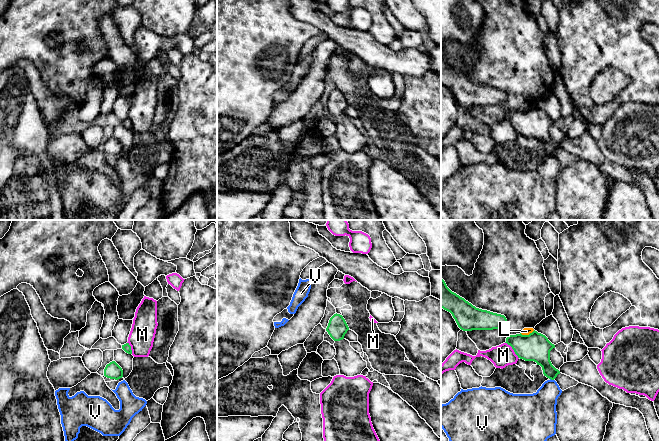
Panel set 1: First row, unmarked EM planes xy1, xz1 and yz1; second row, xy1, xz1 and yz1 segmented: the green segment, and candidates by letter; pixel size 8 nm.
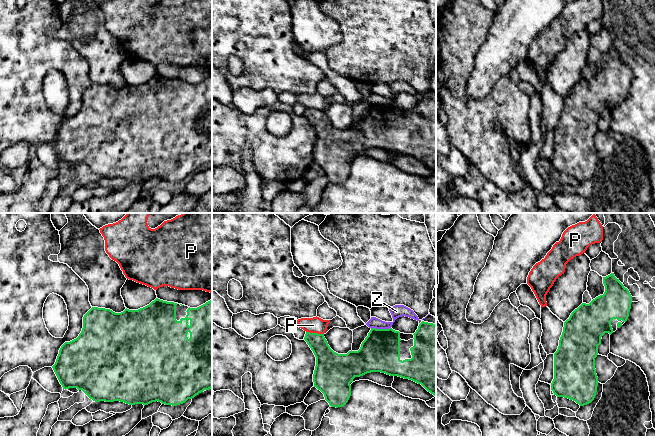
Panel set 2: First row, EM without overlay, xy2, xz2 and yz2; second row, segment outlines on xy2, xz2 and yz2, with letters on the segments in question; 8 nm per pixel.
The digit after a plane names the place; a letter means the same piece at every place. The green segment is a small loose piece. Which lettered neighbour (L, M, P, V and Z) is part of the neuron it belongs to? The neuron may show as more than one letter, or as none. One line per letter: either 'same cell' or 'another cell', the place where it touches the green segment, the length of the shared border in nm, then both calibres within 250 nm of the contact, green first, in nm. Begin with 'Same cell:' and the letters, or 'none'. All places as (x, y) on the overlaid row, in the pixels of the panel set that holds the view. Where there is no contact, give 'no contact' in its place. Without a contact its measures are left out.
Same cell: none
L: another cell; contact yz1 (527, 335); length 120 nm; calibres 220 and 60 nm
M: another cell; contact yz1 (513, 349); length 170 nm; calibres 220 and 180 nm
P: another cell; contact xz2 (315, 333); length 150 nm; calibres 190 and 130 nm
V: another cell; contact yz1 (552, 379); length 40 nm; calibres 180 and 260 nm
Z: another cell; contact xz2 (380, 329); length 160 nm; calibres 320 and 100 nm

